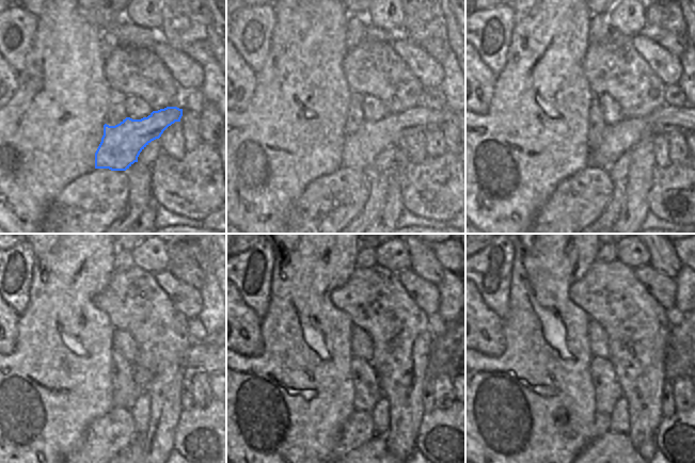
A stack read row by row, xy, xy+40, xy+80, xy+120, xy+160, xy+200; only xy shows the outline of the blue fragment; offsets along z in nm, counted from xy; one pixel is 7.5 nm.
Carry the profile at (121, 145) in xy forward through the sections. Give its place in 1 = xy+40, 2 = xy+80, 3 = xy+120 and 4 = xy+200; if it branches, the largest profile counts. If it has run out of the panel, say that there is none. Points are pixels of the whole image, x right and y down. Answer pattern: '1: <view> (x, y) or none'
1: xy+40 (361, 148)
2: xy+80 (619, 138)
3: xy+120 (204, 356)
4: xy+200 (676, 366)

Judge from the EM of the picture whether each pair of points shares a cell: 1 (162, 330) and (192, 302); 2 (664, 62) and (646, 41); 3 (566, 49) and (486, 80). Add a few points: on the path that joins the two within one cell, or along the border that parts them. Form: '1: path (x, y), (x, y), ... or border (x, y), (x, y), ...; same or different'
1: border (166, 292), (171, 302), (187, 317); different
2: path (659, 57), (648, 46); same
3: border (496, 75), (494, 91), (490, 100); different

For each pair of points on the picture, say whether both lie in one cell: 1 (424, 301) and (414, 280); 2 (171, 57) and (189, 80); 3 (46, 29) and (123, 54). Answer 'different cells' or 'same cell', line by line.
1: same cell
2: same cell
3: different cells

